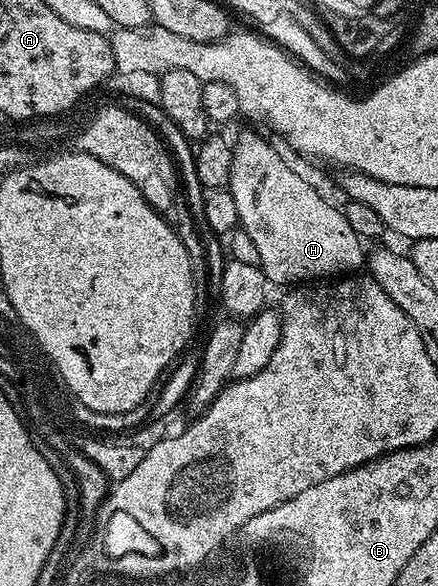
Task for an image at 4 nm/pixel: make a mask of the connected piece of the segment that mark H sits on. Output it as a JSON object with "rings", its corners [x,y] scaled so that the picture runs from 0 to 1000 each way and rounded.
{"rings":[[[555,230],[534,239],[532,253],[523,324],[532,343],[541,343],[546,387],[578,404],[587,432],[596,432],[591,454],[600,457],[612,485],[692,486],[703,480],[747,480],[758,473],[817,464],[831,454],[831,410],[806,398],[781,358],[772,352],[765,355],[751,341],[735,340],[726,323],[653,278],[623,246],[607,244],[591,230]]]}

